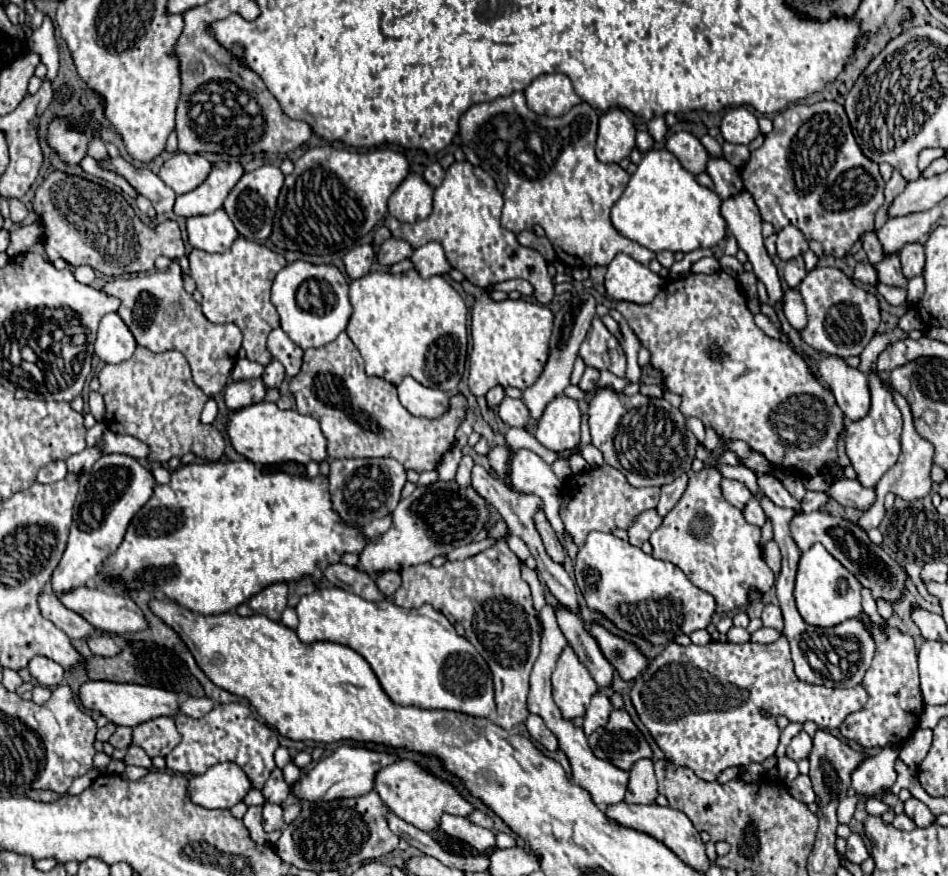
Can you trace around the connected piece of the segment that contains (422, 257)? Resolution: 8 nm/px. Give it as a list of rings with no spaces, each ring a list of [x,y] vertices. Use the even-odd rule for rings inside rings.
[[[437,242],[417,248],[411,256],[411,262],[413,262],[413,270],[417,270],[419,276],[423,278],[431,278],[435,274],[445,276],[451,270],[451,266],[447,264],[445,252]]]

